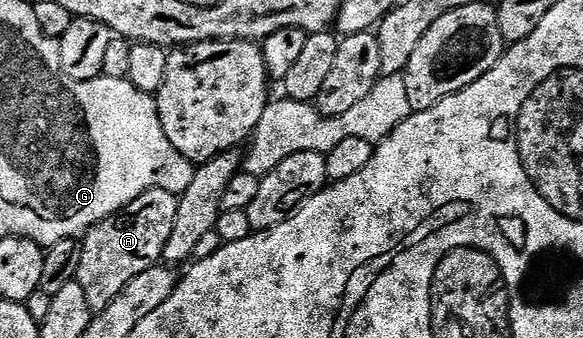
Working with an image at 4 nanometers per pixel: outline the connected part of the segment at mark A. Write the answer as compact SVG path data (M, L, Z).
M150 189L131 205L117 214L99 221L90 227L80 240L81 256L76 282L87 297L87 305L93 312L107 309L119 292L143 269L151 269L162 262L165 246L175 225L175 213L179 213L178 196L167 189Z

